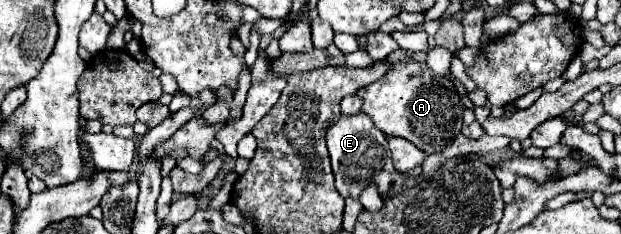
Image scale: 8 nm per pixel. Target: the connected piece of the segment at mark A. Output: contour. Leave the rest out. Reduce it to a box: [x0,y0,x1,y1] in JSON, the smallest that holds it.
[357,62,463,154]

